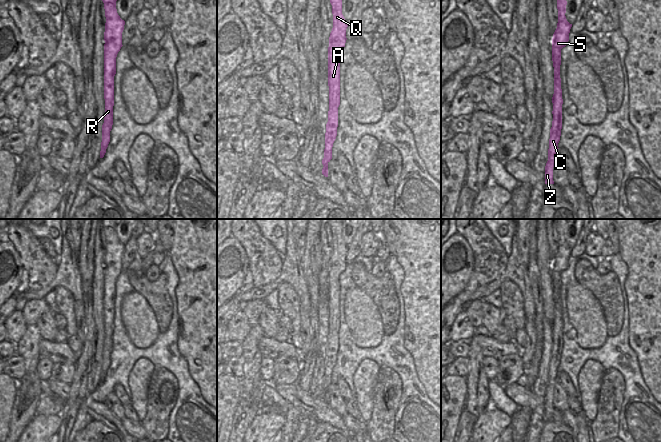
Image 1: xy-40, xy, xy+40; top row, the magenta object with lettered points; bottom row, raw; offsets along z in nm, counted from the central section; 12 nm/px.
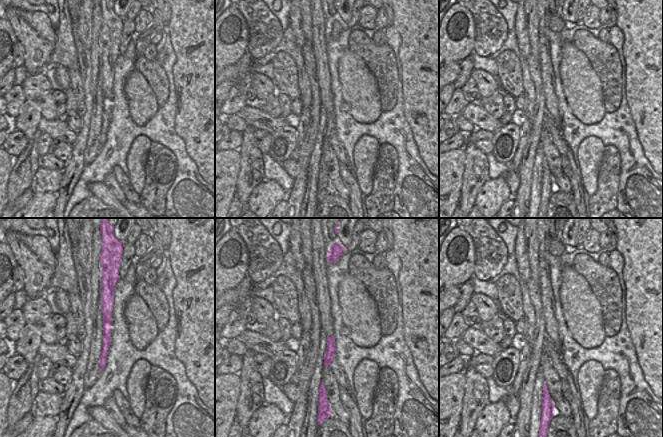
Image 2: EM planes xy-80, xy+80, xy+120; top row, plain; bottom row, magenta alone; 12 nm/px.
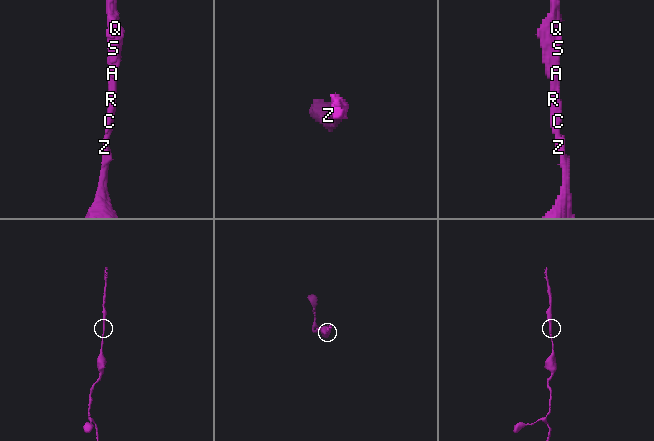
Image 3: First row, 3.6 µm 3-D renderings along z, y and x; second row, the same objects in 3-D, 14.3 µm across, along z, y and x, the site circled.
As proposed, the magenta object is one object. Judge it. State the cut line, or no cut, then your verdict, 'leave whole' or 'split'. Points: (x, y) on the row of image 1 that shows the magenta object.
no cut; leave whole

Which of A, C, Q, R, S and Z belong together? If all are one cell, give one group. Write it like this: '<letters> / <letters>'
A C Q R S Z

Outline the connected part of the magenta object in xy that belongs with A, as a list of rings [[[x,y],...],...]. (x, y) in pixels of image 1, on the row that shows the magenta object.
[[[330,0],[333,14],[333,28],[328,47],[328,86],[329,111],[325,133],[324,158],[322,174],[328,177],[328,163],[332,159],[332,147],[337,136],[338,107],[340,105],[340,60],[339,51],[345,47],[348,22],[342,14],[342,0]]]

